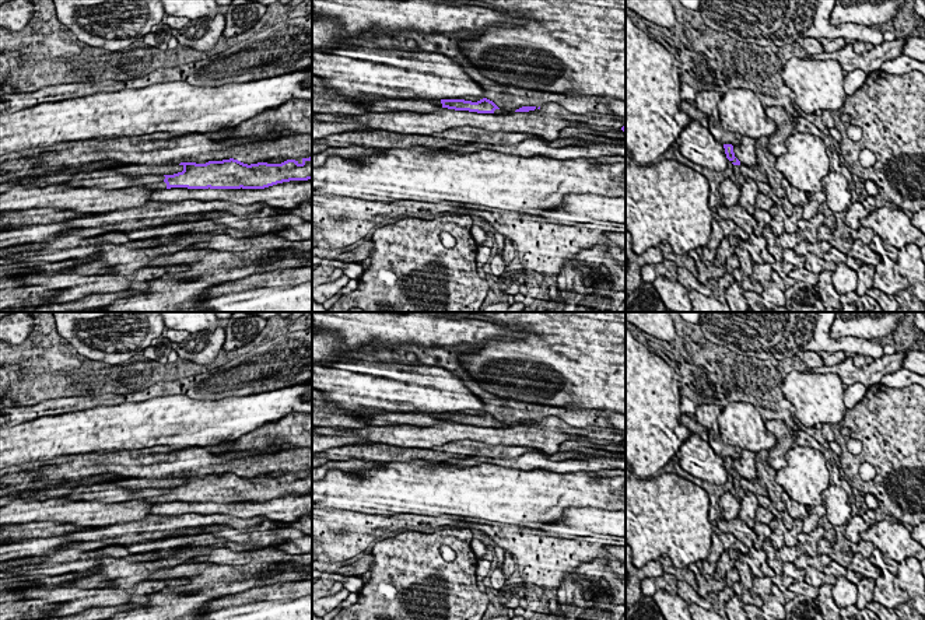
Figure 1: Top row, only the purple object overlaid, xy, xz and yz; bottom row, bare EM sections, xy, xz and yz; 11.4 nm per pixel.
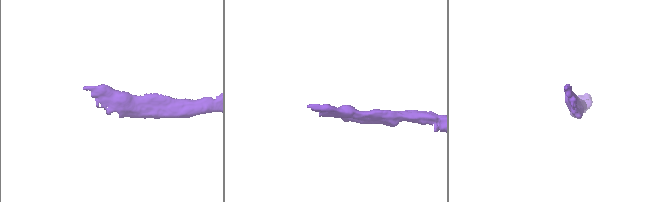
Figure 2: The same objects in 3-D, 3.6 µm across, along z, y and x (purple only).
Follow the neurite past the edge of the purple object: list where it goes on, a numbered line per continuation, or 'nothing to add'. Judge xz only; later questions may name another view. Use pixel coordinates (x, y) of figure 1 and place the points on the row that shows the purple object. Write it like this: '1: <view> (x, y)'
1: xz (388, 105)

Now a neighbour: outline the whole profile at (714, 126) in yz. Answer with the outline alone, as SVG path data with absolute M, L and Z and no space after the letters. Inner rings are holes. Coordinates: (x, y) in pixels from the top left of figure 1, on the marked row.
M708 116L708 127L707 129L711 132L714 139L716 141L719 141L721 144L732 144L732 146L737 144L736 134L732 133L732 132L725 130L721 126L719 119Z

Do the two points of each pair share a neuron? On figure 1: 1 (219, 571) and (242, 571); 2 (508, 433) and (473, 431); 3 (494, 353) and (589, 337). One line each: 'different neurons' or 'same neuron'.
1: same neuron
2: same neuron
3: same neuron

